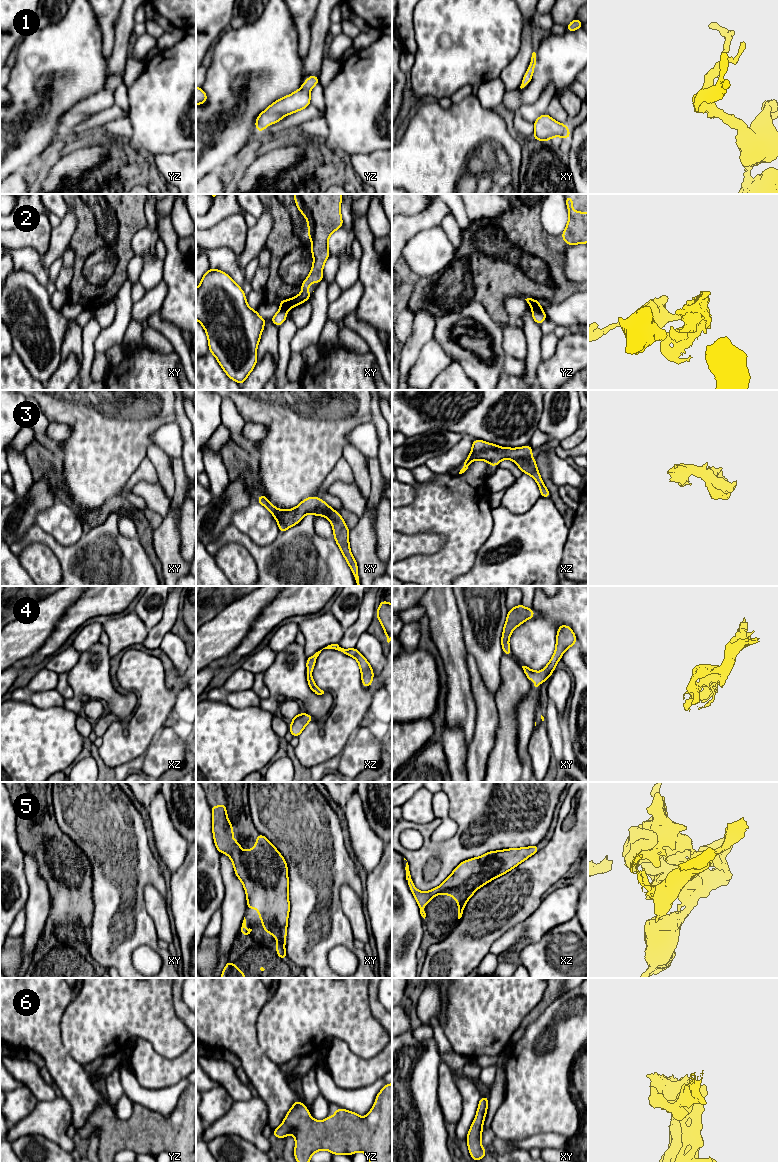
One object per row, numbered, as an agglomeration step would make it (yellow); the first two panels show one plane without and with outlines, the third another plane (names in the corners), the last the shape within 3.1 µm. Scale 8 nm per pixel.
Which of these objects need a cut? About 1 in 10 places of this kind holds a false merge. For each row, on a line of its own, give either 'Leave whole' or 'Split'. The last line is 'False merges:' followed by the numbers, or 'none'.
1: Leave whole
2: Split
3: Leave whole
4: Leave whole
5: Leave whole
6: Leave whole
False merges: 2

